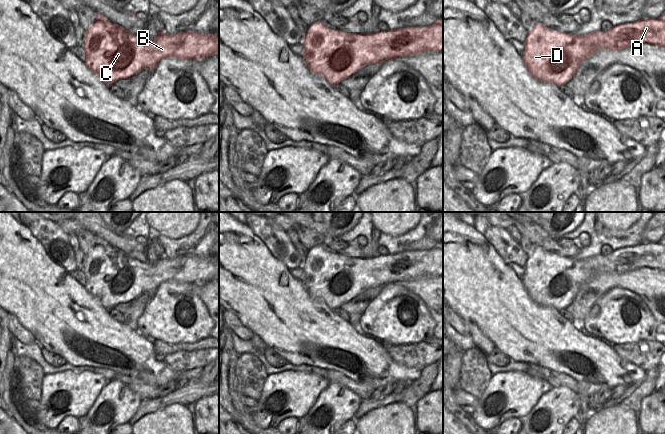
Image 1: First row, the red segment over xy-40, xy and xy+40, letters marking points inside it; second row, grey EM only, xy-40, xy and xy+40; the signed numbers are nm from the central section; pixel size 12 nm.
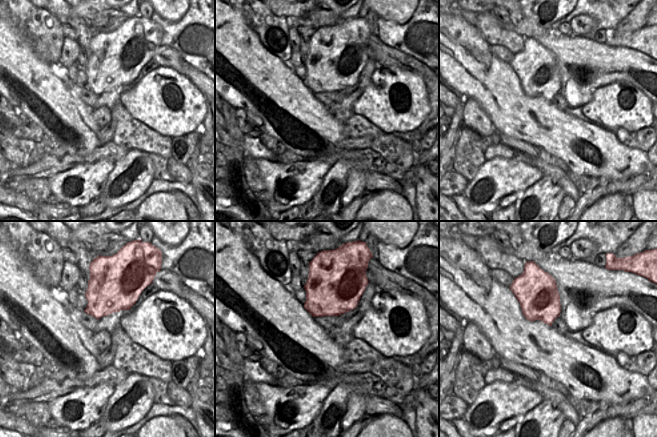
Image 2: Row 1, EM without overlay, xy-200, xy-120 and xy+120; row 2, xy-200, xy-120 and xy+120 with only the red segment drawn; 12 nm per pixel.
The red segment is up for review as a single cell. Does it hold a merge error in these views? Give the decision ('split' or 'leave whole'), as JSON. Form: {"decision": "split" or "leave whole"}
{"decision": "leave whole"}

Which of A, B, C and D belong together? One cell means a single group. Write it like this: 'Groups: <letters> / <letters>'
Groups: A B C D

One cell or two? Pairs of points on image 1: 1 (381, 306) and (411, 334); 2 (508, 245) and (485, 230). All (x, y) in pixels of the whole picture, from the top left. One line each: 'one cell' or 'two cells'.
1: one cell
2: one cell

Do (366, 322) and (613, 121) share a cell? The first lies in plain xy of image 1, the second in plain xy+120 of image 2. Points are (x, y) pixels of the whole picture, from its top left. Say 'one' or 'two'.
one

